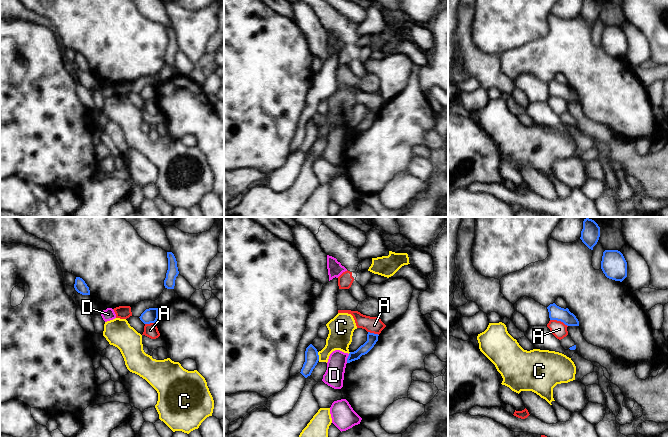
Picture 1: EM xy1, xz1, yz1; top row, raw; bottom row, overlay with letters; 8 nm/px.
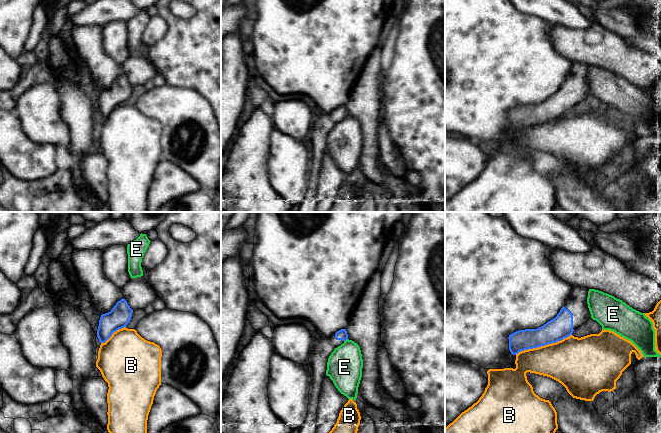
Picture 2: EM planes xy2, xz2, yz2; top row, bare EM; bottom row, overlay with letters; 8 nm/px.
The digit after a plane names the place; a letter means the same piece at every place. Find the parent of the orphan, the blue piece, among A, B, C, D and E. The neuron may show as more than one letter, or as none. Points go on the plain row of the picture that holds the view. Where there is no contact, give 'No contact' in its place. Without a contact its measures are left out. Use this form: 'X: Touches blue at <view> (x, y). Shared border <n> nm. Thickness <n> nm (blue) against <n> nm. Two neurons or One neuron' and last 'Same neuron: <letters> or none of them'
A: Touches blue at yz1 (559, 96). Shared border 160 nm. Thickness 110 nm (blue) against 120 nm. Two neurons
B: Touches blue at yz2 (543, 121). Shared border 480 nm. Thickness 190 nm (blue) against 360 nm. Two neurons
C: Touches blue at xz1 (318, 132). Shared border 70 nm. Thickness 110 nm (blue) against 190 nm. Two neurons
D: Touches blue at xz1 (347, 134). Shared border 80 nm. Thickness 80 nm (blue) against 160 nm. Two neurons
E: Touches blue at xz2 (345, 116). Shared border 40 nm. Thickness 80 nm (blue) against 280 nm. Two neurons
Same neuron: none of them

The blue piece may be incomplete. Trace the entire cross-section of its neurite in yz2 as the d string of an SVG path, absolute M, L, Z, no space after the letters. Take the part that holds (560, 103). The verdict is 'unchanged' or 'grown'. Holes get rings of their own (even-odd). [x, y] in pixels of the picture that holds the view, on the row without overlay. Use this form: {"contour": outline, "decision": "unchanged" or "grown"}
{"contour": "M572 63L555 94L537 105L519 106L510 110L508 115L511 130L556 119L572 111L576 104L591 94L587 80L588 67L584 63Z", "decision": "grown"}

